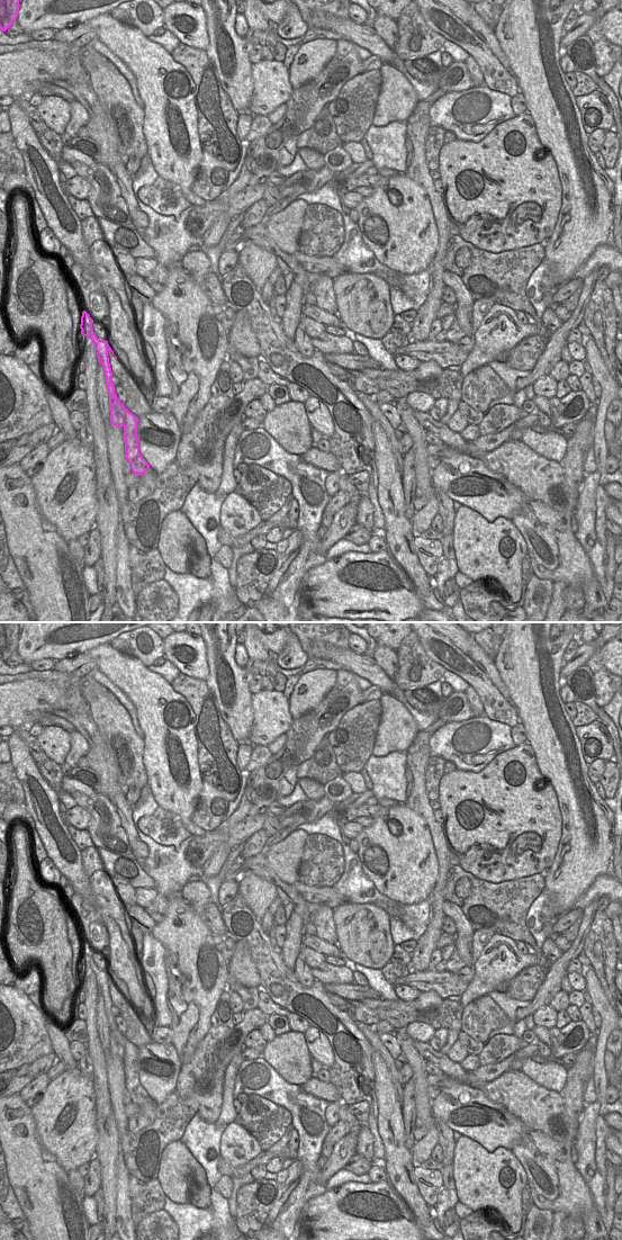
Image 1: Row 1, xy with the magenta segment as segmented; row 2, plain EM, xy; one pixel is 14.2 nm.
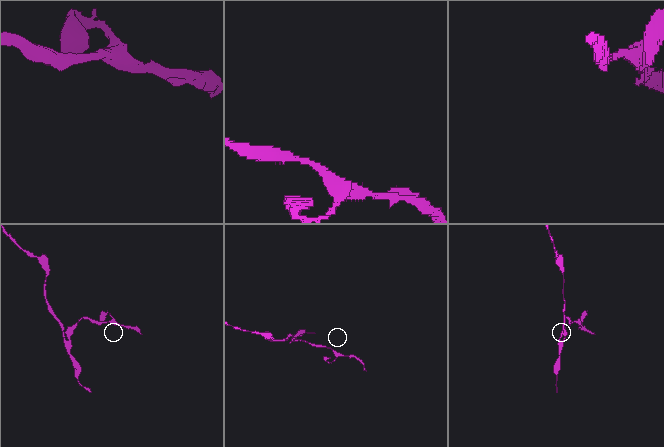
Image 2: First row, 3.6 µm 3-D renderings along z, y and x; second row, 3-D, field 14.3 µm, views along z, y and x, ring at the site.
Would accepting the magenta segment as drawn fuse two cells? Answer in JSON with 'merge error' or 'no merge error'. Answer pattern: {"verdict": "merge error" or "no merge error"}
{"verdict": "merge error"}

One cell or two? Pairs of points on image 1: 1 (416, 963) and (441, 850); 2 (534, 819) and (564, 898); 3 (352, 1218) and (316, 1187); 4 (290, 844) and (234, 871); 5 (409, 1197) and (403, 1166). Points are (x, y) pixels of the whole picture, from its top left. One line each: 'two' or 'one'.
1: one
2: two
3: two
4: one
5: one

